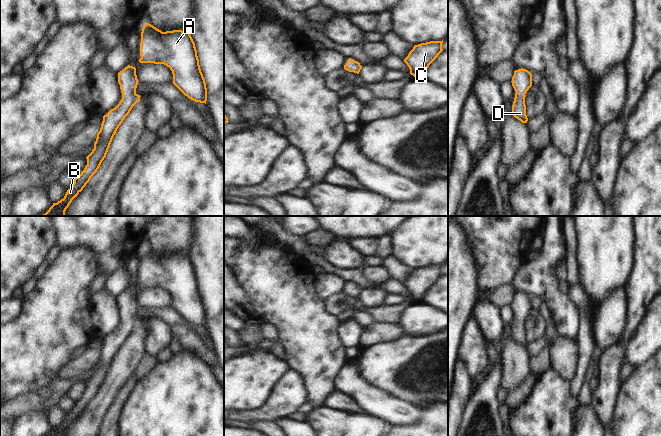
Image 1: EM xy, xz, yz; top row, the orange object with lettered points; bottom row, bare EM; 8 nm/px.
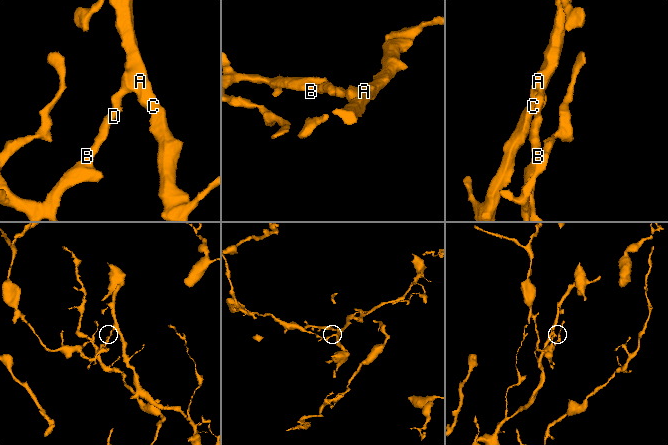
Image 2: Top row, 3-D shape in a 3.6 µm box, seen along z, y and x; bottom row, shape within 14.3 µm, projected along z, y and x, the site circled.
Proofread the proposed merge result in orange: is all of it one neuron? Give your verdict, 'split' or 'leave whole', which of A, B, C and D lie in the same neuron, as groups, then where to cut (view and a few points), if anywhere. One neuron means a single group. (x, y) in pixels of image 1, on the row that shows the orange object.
leave whole; groups A B C D; cut none

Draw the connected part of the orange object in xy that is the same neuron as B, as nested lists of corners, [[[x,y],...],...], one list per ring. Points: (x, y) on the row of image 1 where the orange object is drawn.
[[[128,65],[118,73],[118,83],[122,92],[119,104],[103,116],[100,131],[94,143],[94,149],[86,157],[87,165],[81,174],[74,179],[74,183],[67,190],[63,199],[49,208],[42,216],[65,216],[65,211],[72,200],[83,190],[91,177],[97,172],[102,161],[106,157],[112,139],[133,106],[140,101],[140,95],[136,93],[138,85],[136,68]]]

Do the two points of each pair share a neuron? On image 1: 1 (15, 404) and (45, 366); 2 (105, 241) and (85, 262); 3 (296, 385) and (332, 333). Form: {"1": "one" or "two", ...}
{"1": "two", "2": "two", "3": "two"}

